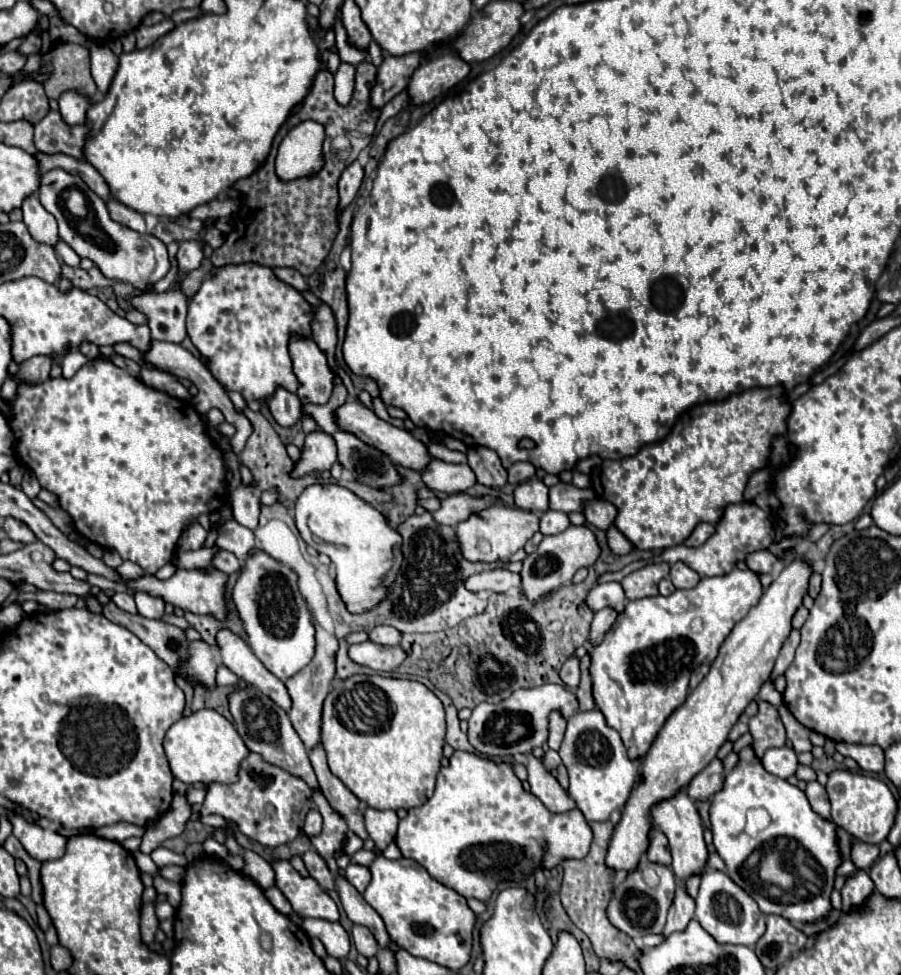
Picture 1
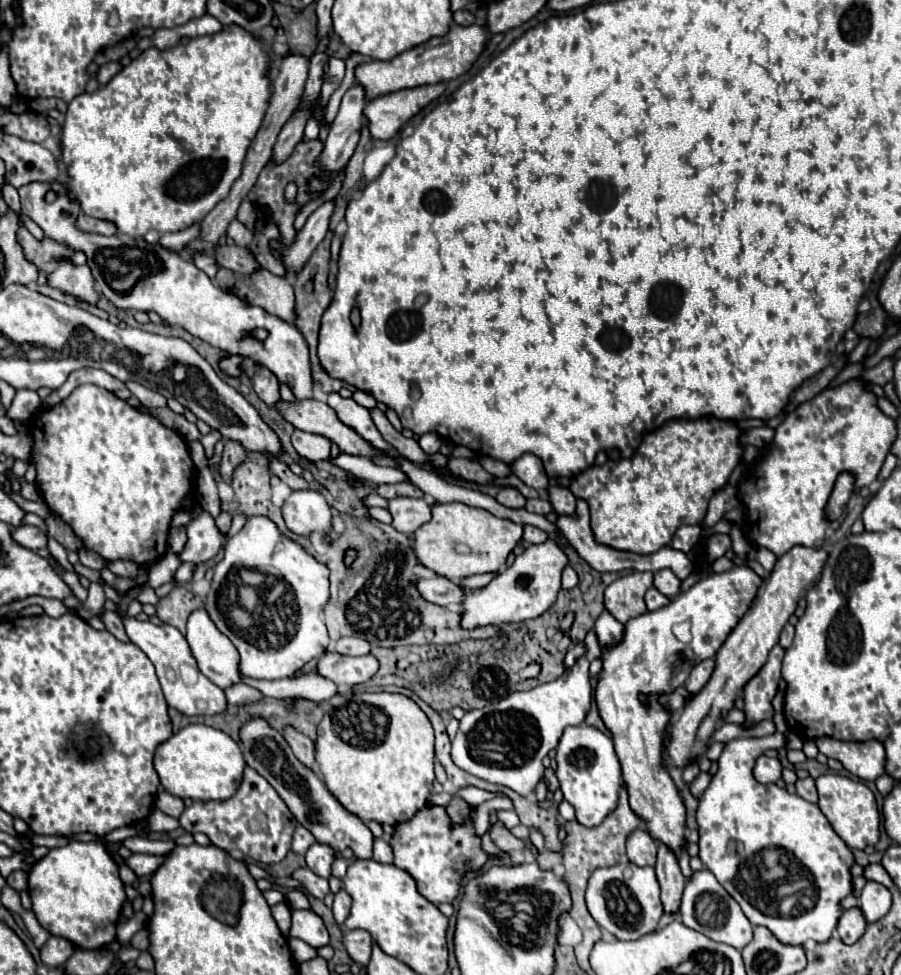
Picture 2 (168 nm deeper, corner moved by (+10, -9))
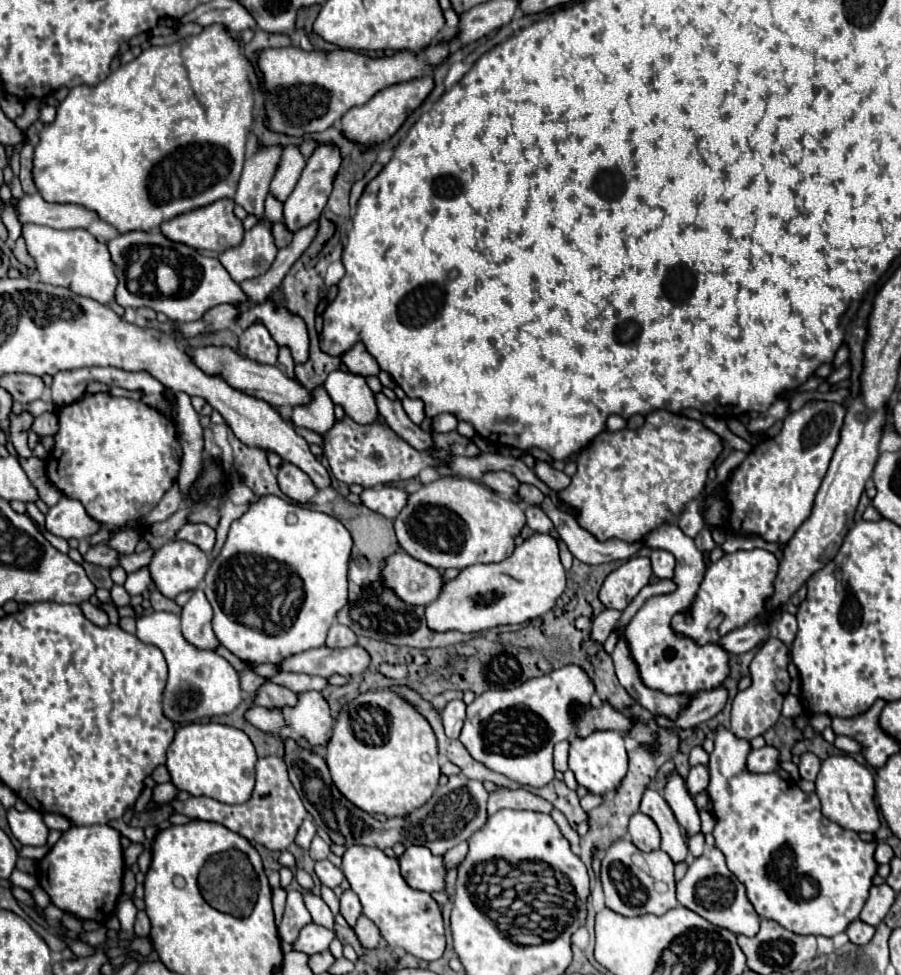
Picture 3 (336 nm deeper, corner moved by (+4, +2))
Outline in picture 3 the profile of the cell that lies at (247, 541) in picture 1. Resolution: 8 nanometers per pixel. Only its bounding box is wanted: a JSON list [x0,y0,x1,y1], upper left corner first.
[175,523,215,553]

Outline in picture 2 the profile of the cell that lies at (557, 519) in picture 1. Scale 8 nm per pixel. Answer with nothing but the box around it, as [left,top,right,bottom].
[523,526,549,544]

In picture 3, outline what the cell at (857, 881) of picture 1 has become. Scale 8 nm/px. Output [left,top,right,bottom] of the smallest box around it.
[845,919,875,945]

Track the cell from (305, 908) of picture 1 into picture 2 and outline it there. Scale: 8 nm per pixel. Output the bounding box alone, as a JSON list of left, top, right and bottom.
[289,910,329,948]

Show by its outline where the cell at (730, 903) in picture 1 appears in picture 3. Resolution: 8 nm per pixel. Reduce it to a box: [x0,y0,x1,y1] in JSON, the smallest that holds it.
[677,849,759,937]

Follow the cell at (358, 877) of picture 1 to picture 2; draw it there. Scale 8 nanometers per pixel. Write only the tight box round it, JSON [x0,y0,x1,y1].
[331,890,351,924]

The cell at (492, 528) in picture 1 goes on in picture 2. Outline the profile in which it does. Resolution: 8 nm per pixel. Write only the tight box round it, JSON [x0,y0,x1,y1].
[411,502,523,578]

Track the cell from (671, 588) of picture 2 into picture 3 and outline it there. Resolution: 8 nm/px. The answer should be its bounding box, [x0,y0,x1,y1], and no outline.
[651,551,675,579]

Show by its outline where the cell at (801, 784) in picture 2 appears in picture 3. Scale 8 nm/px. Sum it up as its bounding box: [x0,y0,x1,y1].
[799,753,821,781]

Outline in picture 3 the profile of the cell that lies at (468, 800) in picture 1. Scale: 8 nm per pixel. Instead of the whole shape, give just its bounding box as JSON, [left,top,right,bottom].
[399,845,447,893]

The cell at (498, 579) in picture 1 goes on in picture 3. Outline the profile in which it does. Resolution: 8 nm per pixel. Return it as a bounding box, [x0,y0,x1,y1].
[383,551,445,605]

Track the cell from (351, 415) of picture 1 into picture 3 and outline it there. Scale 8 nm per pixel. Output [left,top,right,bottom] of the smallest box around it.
[187,347,313,407]

